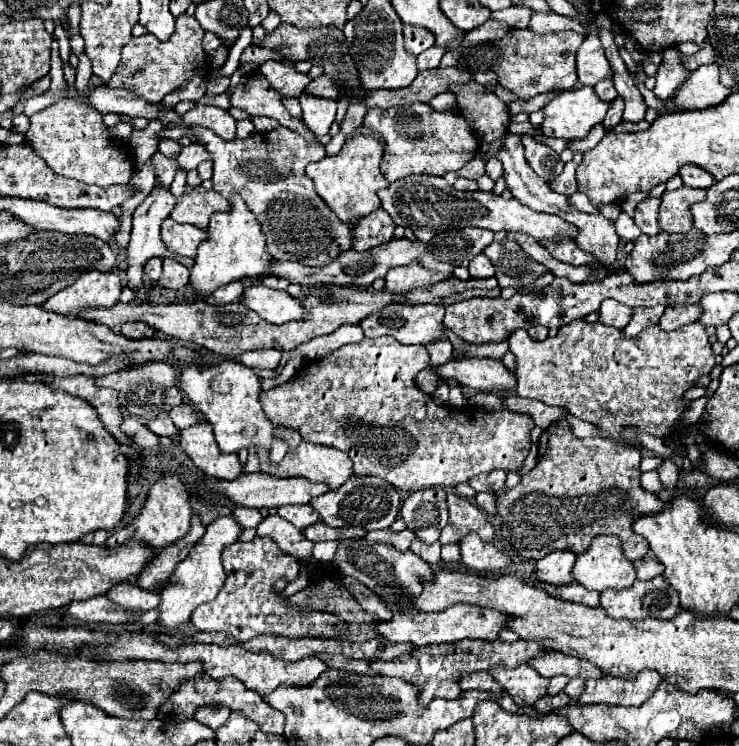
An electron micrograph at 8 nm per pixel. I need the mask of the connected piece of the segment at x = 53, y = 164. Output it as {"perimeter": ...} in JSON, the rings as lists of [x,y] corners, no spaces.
{"perimeter":[[[62,98],[30,116],[30,122],[32,124],[26,132],[26,144],[30,144],[56,174],[102,188],[130,182],[134,172],[134,158],[128,144],[110,138],[98,110],[90,110],[82,98]]]}

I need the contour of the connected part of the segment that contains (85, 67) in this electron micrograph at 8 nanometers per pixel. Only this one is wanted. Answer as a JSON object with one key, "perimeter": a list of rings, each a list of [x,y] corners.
{"perimeter":[[[82,54],[82,56],[80,56],[78,70],[76,70],[76,86],[78,86],[78,90],[86,90],[88,82],[90,82],[90,76],[92,76],[90,60],[86,58],[86,54]]]}

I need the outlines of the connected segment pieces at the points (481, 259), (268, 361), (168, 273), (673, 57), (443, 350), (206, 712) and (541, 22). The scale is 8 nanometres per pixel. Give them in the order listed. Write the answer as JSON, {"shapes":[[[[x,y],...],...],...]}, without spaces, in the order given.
{"shapes":[[[[478,254],[470,266],[468,266],[468,272],[472,278],[490,278],[494,276],[494,266],[490,262],[490,258],[486,258],[484,254]]],[[[254,350],[254,352],[244,352],[240,356],[240,362],[247,367],[260,369],[261,367],[271,367],[271,364],[280,364],[281,357],[282,353],[278,350]]],[[[164,258],[164,266],[162,266],[162,276],[160,280],[156,282],[158,288],[172,288],[172,290],[178,290],[182,286],[188,284],[188,276],[190,276],[190,270],[176,262],[176,260],[170,260],[170,258]]],[[[676,46],[666,48],[662,52],[662,62],[660,62],[658,72],[656,72],[656,88],[654,88],[654,94],[660,100],[666,100],[676,90],[676,86],[686,80],[688,74],[690,74],[690,70],[684,66],[680,50]]],[[[440,338],[436,342],[432,342],[430,346],[426,346],[430,352],[430,364],[432,366],[440,366],[442,362],[446,362],[452,356],[452,344],[446,338]]],[[[204,706],[204,708],[198,708],[194,718],[200,722],[200,724],[206,724],[210,726],[212,730],[218,730],[226,718],[230,716],[230,710],[228,708],[212,708],[212,706]]],[[[532,12],[528,30],[536,34],[548,34],[548,32],[560,32],[560,30],[574,30],[582,34],[582,24],[574,18],[560,16],[556,12]]]]}

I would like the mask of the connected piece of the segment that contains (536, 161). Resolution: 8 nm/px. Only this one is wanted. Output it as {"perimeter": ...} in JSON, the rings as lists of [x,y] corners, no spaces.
{"perimeter":[[[526,134],[522,136],[522,144],[524,144],[524,150],[526,150],[524,154],[526,154],[526,160],[528,160],[530,168],[532,168],[542,180],[550,182],[550,180],[554,180],[554,178],[562,172],[564,162],[560,160],[560,156],[558,156],[552,148],[548,148],[548,146],[532,140],[532,138],[526,136]]]}

